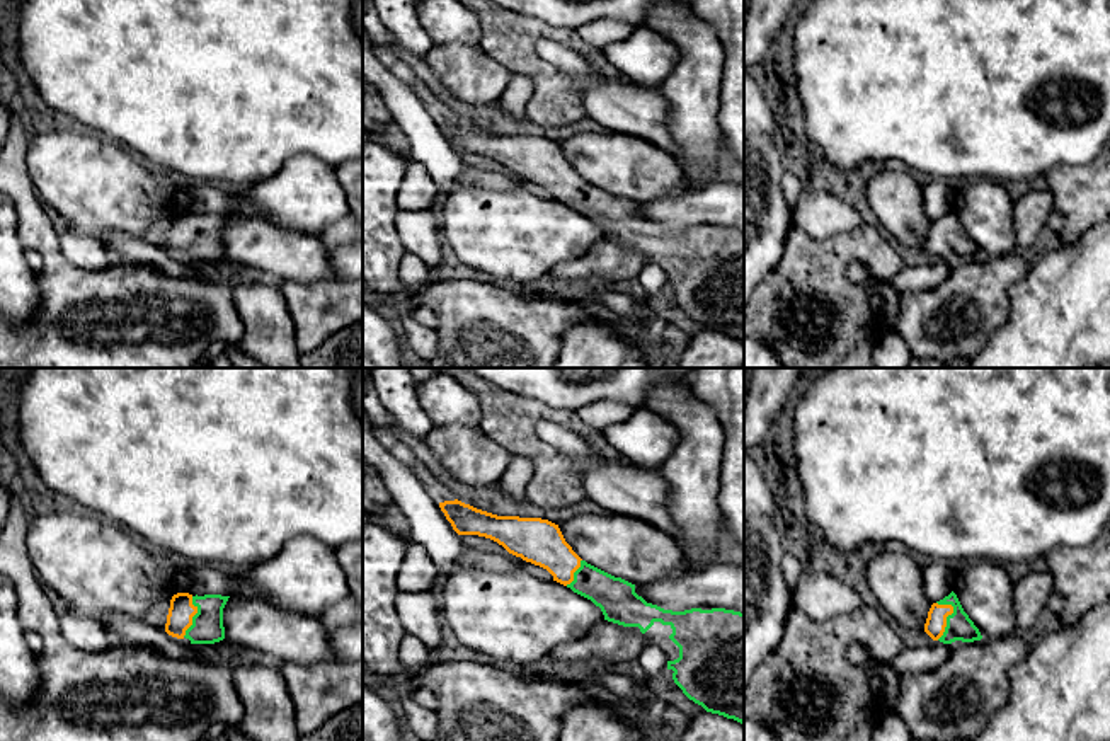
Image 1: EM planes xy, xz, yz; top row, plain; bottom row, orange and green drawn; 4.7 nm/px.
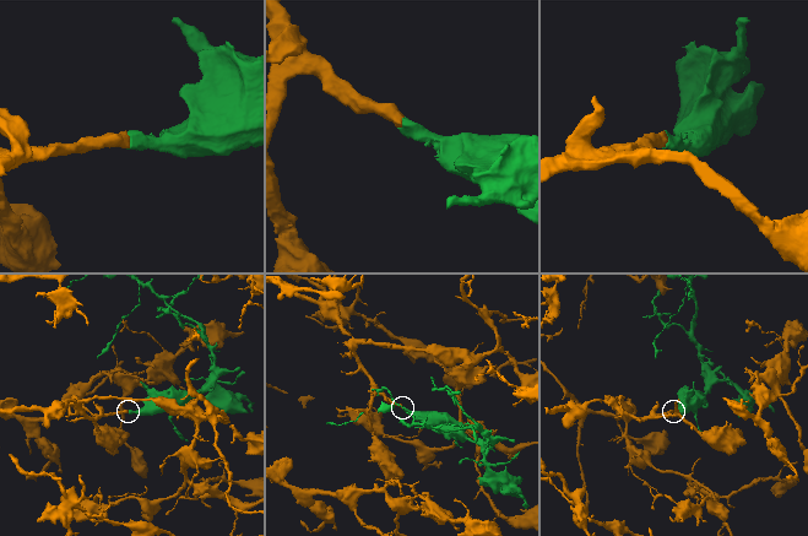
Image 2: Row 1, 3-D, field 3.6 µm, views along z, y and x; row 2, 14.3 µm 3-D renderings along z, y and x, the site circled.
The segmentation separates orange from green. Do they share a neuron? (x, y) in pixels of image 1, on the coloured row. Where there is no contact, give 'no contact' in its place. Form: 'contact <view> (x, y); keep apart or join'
contact yz (945, 622); join

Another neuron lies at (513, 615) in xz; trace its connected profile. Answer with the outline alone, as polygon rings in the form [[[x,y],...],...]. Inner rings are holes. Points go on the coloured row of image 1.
[[[523,567],[509,572],[461,569],[439,581],[443,625],[466,647],[501,661],[526,664],[548,656],[557,646],[584,637],[604,620],[599,606],[557,581],[541,581]]]

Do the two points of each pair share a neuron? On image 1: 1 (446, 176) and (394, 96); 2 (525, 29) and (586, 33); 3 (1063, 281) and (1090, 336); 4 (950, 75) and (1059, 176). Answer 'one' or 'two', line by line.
1: one
2: two
3: one
4: two

